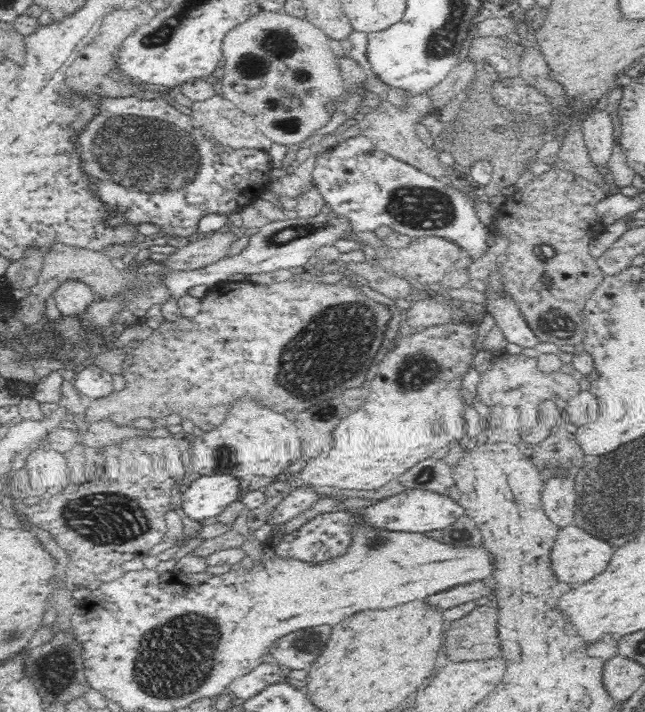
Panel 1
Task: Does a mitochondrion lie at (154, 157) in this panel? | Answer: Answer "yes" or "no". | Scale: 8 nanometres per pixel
yes

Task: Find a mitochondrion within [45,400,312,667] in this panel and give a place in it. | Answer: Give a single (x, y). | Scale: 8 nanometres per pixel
(101, 517)

